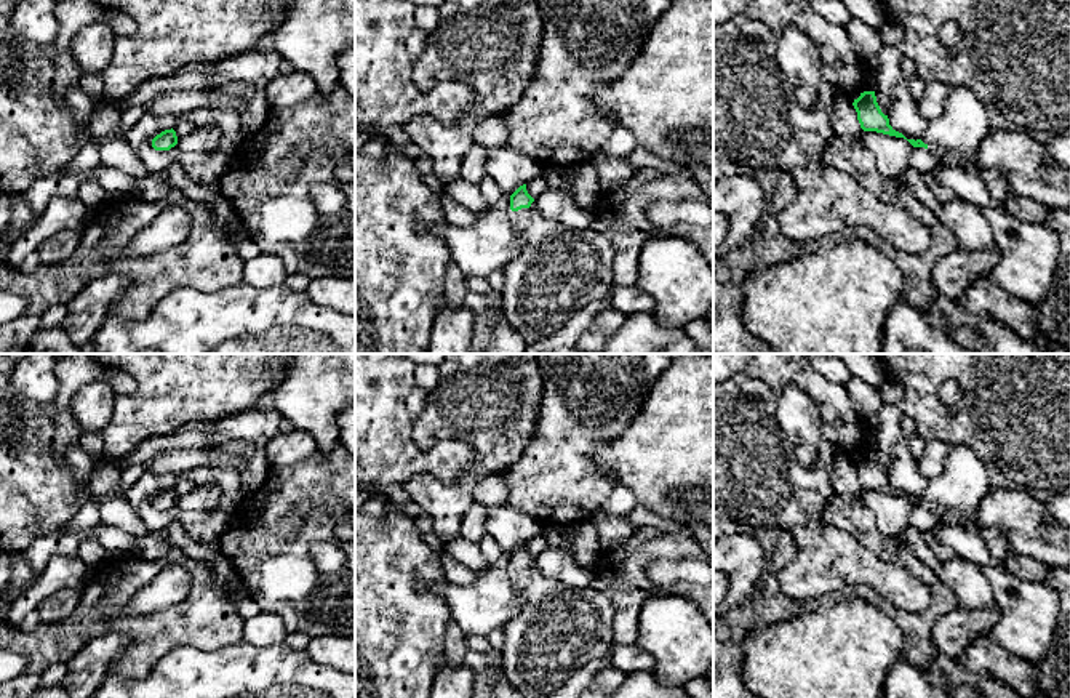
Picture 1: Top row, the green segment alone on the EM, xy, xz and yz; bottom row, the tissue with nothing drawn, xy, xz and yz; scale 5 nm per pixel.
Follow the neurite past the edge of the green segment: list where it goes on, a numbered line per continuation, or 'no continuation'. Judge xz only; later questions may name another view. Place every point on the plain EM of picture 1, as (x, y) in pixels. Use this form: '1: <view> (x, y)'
1: xz (560, 628)

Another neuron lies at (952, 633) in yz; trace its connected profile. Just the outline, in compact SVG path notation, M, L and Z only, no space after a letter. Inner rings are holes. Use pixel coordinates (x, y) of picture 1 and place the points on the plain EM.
M996 605L984 610L966 610L956 607L936 620L931 639L939 655L958 658L979 636L996 623L1000 608Z

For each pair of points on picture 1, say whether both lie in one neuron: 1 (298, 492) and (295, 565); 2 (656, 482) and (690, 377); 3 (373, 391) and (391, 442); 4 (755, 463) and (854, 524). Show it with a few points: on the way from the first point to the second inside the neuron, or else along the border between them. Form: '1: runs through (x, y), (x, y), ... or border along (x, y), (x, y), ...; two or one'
1: runs through (280, 509), (272, 517), (272, 543), (277, 548); one
2: runs through (682, 457), (690, 449), (690, 402); one
3: runs through (373, 404), (373, 425), (378, 429); one
4: border along (834, 492), (824, 508), (822, 522); two

